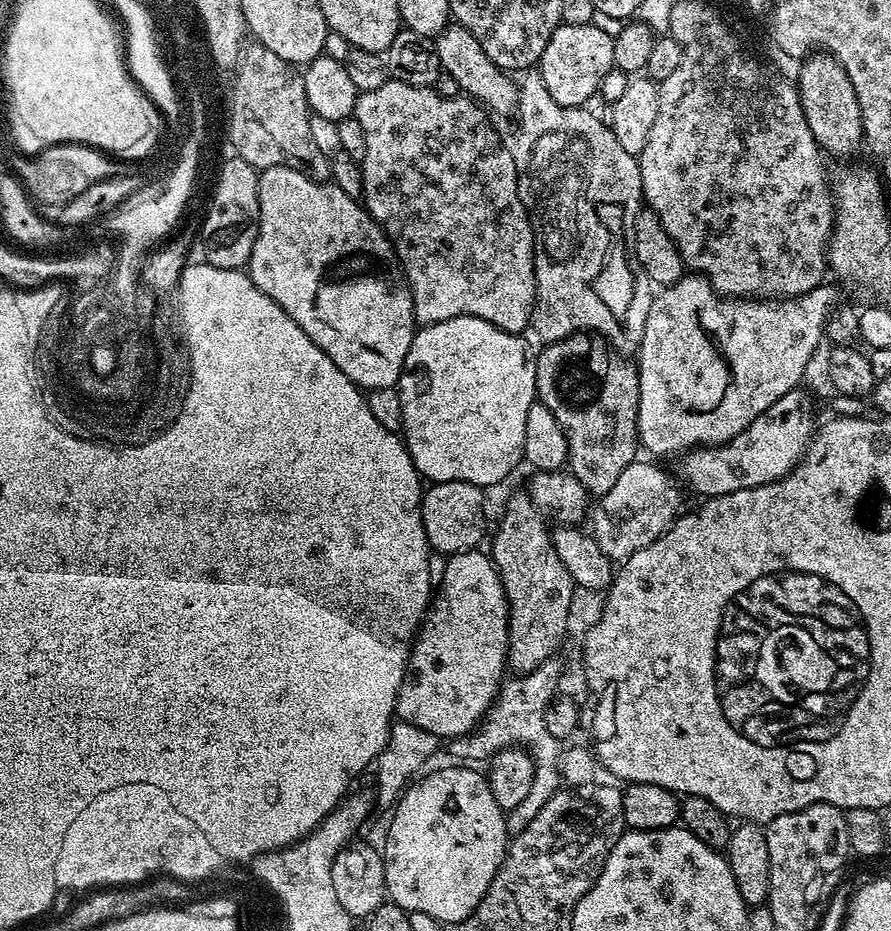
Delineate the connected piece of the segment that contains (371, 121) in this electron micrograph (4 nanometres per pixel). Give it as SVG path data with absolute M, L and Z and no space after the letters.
M391 78L377 89L361 91L357 95L354 119L362 126L366 138L364 158L359 165L362 177L362 204L380 223L392 242L392 248L396 251L396 257L404 269L404 277L408 279L408 288L412 292L417 325L446 322L459 316L477 316L502 330L520 334L525 331L524 327L527 329L531 325L532 313L536 311L536 239L532 233L528 211L524 209L522 198L518 194L520 173L516 171L517 159L513 149L507 148L500 141L495 126L488 121L489 113L477 101L464 94L448 95L452 94L441 94L435 87L410 86L406 82Z

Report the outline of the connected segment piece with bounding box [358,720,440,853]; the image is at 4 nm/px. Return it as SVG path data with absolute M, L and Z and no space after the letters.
M401 720L393 723L388 735L388 742L374 761L374 769L376 768L376 778L378 780L376 792L374 791L374 806L378 812L380 810L384 814L369 813L365 827L361 828L358 833L363 843L383 853L391 820L389 812L395 808L397 801L403 795L403 791L419 771L422 762L430 754L436 752L439 746L439 737L433 735L432 732Z

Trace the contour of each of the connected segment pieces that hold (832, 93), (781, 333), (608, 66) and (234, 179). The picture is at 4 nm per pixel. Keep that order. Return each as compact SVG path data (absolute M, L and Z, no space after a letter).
M819 50L813 51L801 64L804 65L800 73L794 76L794 83L800 91L810 134L814 134L816 143L829 157L854 155L862 148L865 139L862 110L858 106L858 94L854 94L850 74L846 74L844 67L831 54Z
M685 274L678 282L665 285L659 289L652 299L650 313L647 315L643 338L638 349L637 372L639 378L639 408L637 410L638 435L641 447L654 454L677 454L685 450L695 449L697 446L724 444L736 435L746 430L760 414L786 395L801 387L800 379L808 372L808 363L812 355L820 348L820 339L826 336L826 329L830 317L837 311L841 303L836 293L837 285L832 282L819 284L814 290L795 298L725 298L712 288L711 282L699 274Z
M561 23L554 30L550 42L546 42L546 50L542 50L542 58L538 65L541 82L549 91L550 98L562 106L579 108L587 105L588 99L600 88L600 83L614 68L613 37L608 36L595 23L574 26Z
M232 154L225 160L228 161L221 166L220 177L216 180L216 189L212 192L212 205L209 206L208 213L204 216L204 225L200 228L200 240L198 236L198 246L200 242L199 259L205 264L222 270L243 269L252 256L256 241L256 225L260 222L260 203L258 202L260 177L256 167L240 156Z

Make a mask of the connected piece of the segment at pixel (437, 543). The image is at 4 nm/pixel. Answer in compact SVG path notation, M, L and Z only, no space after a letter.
M446 482L432 484L423 493L420 513L426 530L429 549L437 553L470 552L481 547L480 539L484 536L484 492L479 484Z

